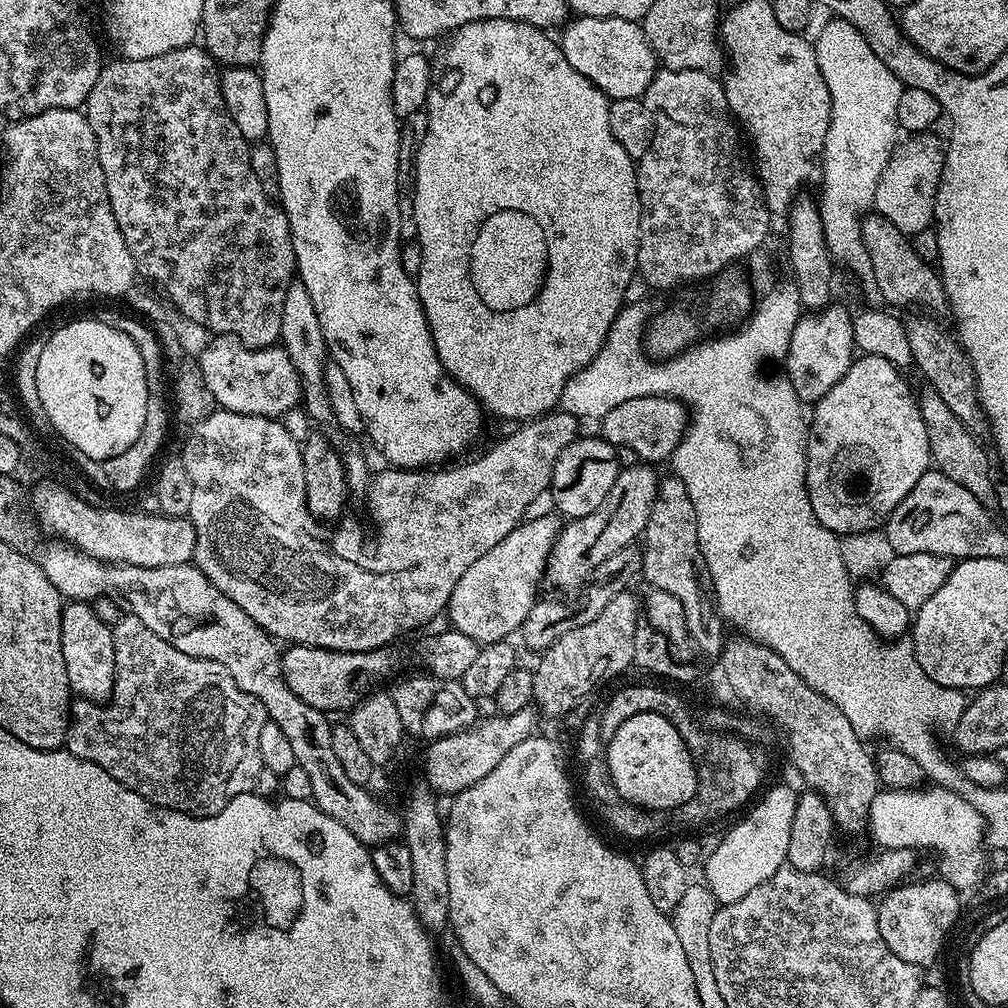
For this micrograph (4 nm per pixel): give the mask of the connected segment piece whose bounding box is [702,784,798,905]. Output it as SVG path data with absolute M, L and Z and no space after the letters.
M780 784L777 788L772 788L768 793L763 793L764 801L749 814L745 820L740 820L724 837L720 840L720 845L716 849L707 853L703 861L705 885L714 894L717 903L721 905L736 902L739 898L744 898L755 886L768 881L779 868L785 867L788 859L788 847L790 846L790 828L794 822L794 812L796 810L797 793L791 792L786 785Z

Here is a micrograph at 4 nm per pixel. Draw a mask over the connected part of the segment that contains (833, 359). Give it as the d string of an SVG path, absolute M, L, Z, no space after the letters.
M833 302L827 308L809 311L801 315L794 326L788 357L782 361L782 368L790 378L790 386L794 386L794 394L801 405L815 405L816 401L830 394L830 390L838 386L852 365L856 348L852 316L846 309L839 308L838 304Z

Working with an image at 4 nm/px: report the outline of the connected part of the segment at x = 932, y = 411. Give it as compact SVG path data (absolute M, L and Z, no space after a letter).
M924 390L924 393L919 393L918 403L922 422L926 422L935 467L942 474L946 474L950 482L958 482L958 486L966 486L966 490L970 490L970 494L974 494L974 498L978 498L978 502L982 502L985 508L995 509L998 484L997 481L992 481L992 468L988 465L988 456L980 445L981 441L973 436L972 431L966 426L962 426L958 418L954 418L950 406L946 406L946 402L942 402L942 398L938 398L936 392Z

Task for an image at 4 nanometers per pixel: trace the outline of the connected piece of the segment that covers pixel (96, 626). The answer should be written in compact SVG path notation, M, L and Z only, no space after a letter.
M65 603L62 610L62 662L66 662L68 687L79 699L93 702L112 699L116 677L112 629L98 618L91 603Z

